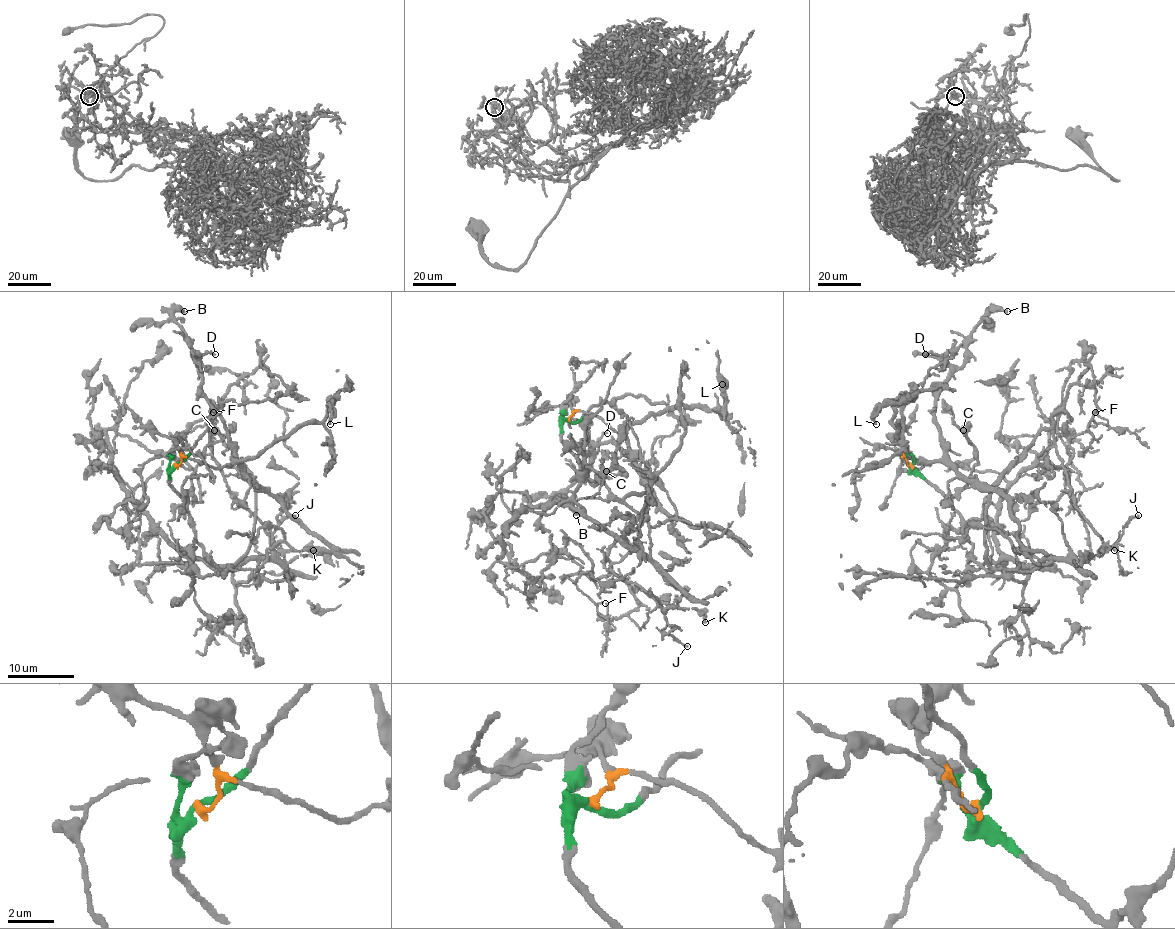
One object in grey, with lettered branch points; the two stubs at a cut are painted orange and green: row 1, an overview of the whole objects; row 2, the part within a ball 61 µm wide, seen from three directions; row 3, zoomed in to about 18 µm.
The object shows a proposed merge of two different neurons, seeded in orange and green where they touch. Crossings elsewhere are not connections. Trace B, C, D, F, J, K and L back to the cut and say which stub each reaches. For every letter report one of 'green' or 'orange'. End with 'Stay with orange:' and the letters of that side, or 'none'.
B: orange
C: green
D: orange
F: green
J: green
K: green
L: orange
Stay with orange: B, D, L

